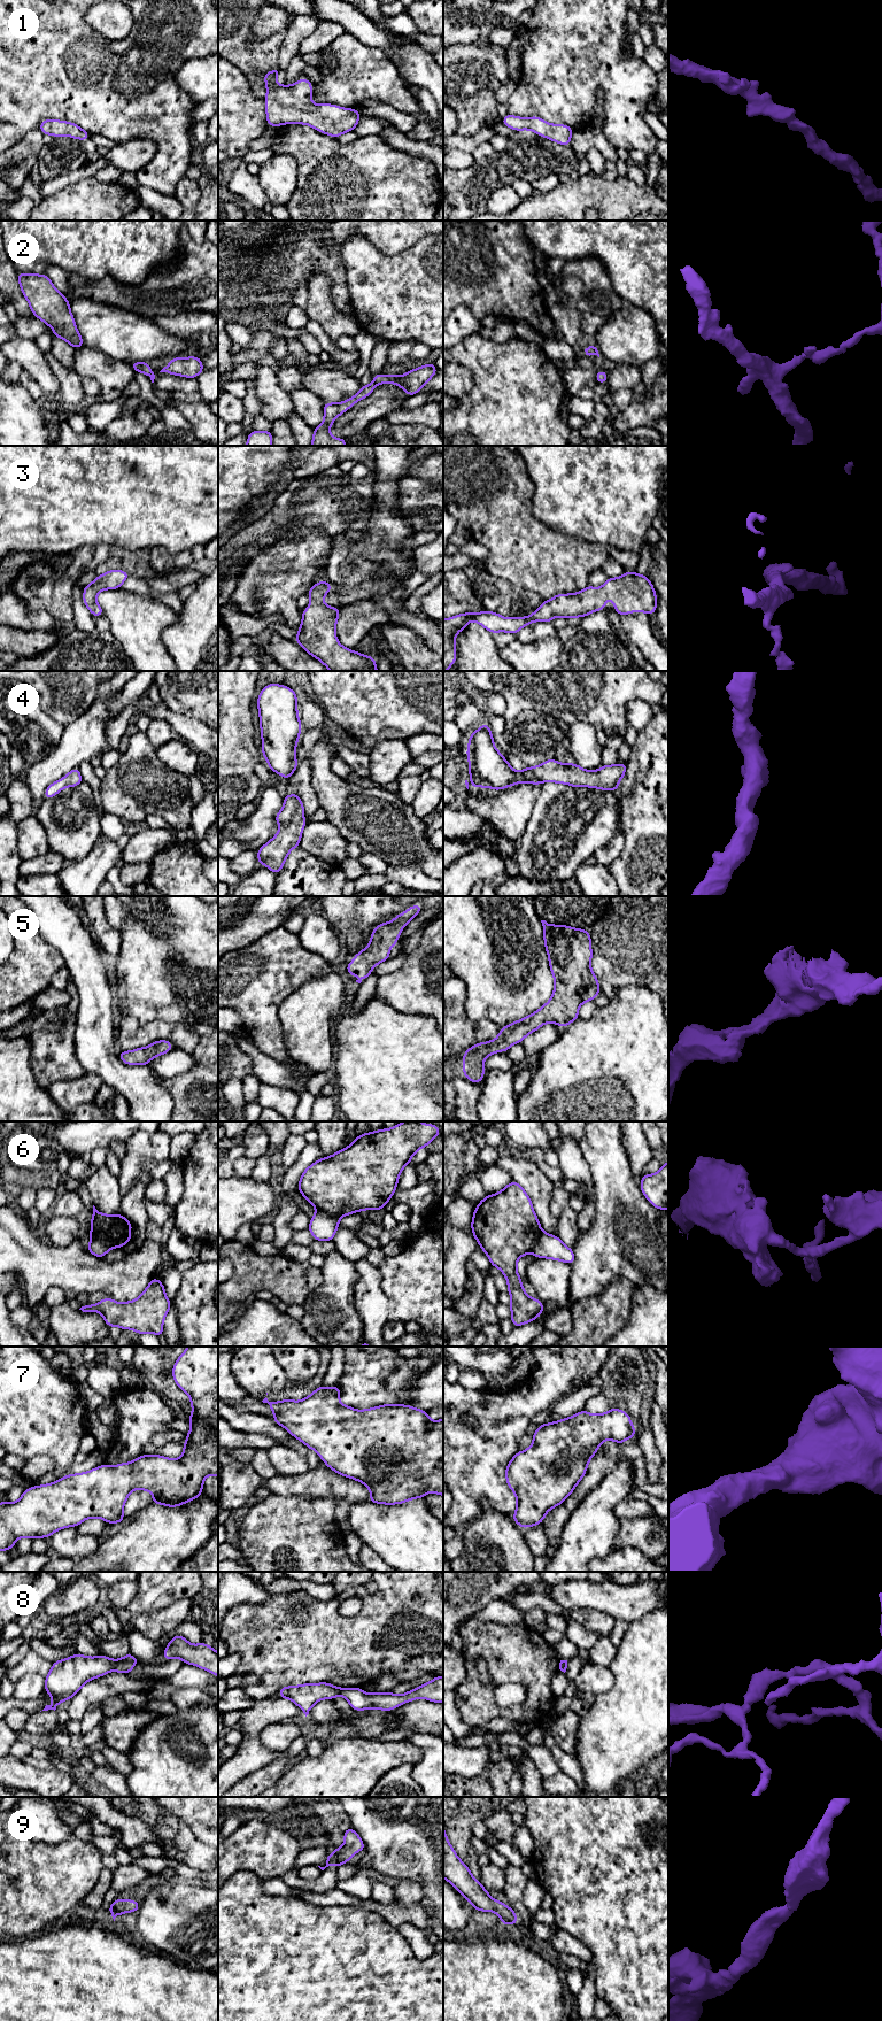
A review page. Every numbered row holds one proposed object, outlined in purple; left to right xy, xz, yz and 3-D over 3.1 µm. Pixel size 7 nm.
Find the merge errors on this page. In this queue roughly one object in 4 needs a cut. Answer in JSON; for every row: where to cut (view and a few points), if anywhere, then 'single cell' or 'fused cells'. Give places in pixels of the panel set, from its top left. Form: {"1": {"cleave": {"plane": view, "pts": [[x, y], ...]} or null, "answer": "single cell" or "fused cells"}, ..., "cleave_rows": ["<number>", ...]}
{"1": {"cleave": null, "answer": "single cell"}, "2": {"cleave": {"plane": "xz", "pts": [[373, 380], [377, 384]]}, "answer": "fused cells"}, "3": {"cleave": null, "answer": "single cell"}, "4": {"cleave": null, "answer": "single cell"}, "5": {"cleave": null, "answer": "single cell"}, "6": {"cleave": {"plane": "xz", "pts": [[317, 1209], [339, 1218]]}, "answer": "fused cells"}, "7": {"cleave": null, "answer": "single cell"}, "8": {"cleave": {"plane": "xy", "pts": [[114, 1661], [115, 1669]]}, "answer": "fused cells"}, "9": {"cleave": null, "answer": "single cell"}, "cleave_rows": ["2", "6", "8"]}

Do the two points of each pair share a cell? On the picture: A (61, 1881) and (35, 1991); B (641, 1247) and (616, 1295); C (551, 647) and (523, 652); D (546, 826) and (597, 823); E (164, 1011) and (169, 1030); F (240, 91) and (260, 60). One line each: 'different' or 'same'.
A: different
B: different
C: same
D: same
E: different
F: different

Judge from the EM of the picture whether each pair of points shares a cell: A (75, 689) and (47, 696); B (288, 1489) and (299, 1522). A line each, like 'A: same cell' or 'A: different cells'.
A: same cell
B: different cells

